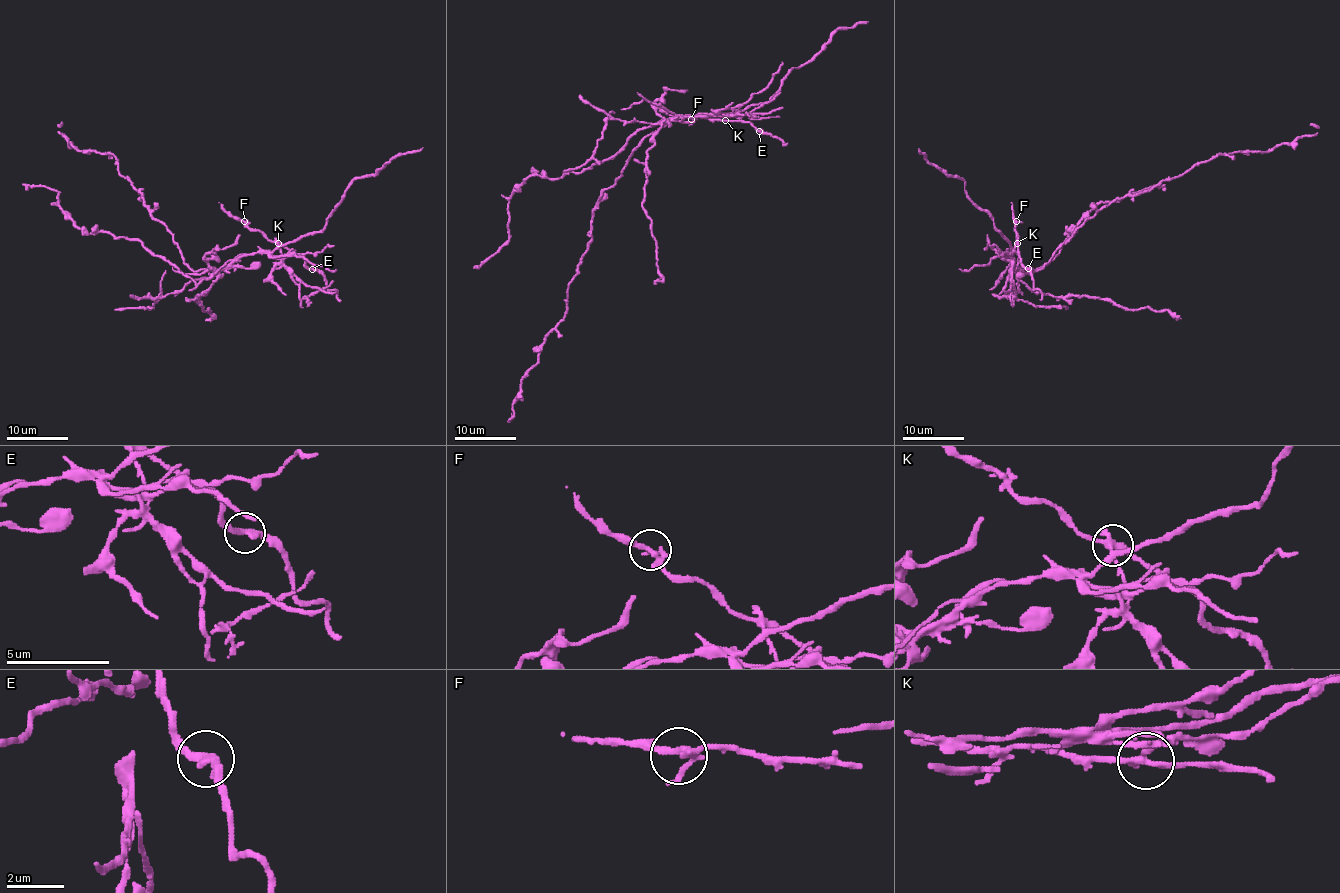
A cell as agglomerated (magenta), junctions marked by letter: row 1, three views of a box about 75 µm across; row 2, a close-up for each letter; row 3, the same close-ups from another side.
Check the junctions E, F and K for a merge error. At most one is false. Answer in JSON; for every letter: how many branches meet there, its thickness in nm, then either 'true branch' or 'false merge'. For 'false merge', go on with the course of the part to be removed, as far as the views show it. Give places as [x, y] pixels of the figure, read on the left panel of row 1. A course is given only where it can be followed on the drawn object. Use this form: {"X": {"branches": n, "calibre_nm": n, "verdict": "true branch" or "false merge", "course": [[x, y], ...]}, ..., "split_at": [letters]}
{"E": {"branches": 2, "calibre_nm": 280, "verdict": "true branch"}, "F": {"branches": 3, "calibre_nm": 220, "verdict": "true branch"}, "K": {"branches": 3, "calibre_nm": 240, "verdict": "false merge", "course": [[278, 243], [279, 257], [253, 252], [217, 271], [193, 271], [117, 159], [78, 150], [61, 122]]}, "split_at": ["K"]}

